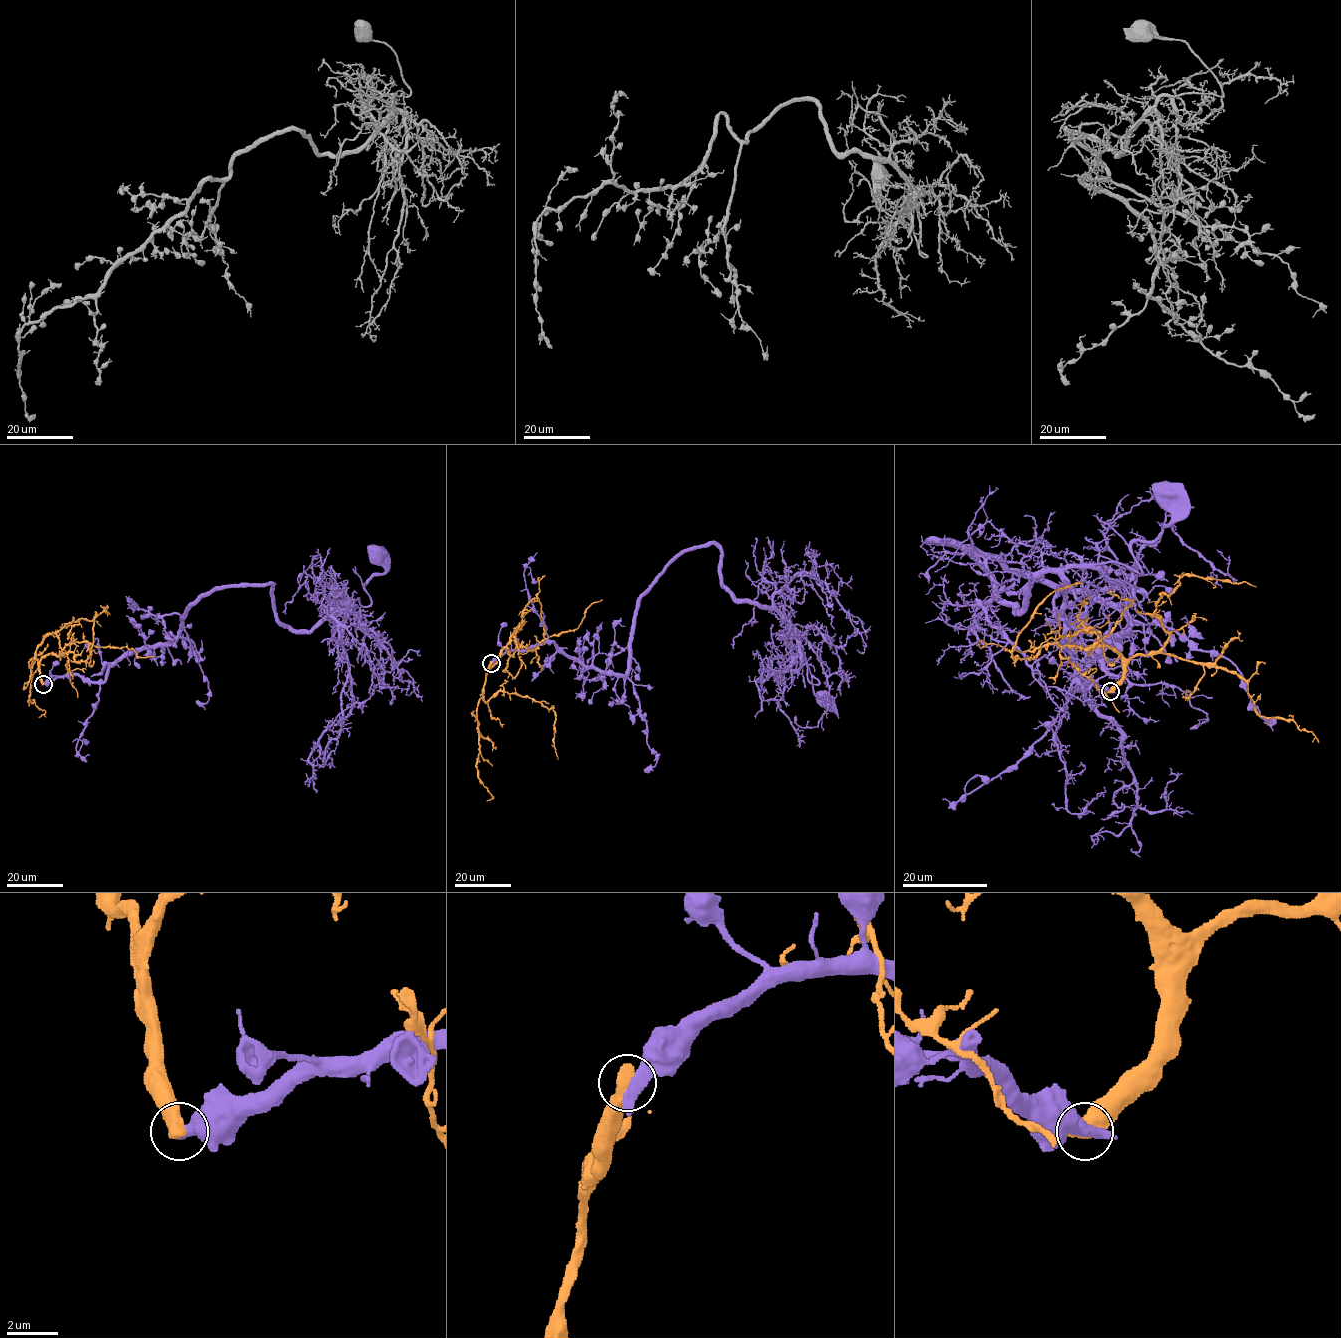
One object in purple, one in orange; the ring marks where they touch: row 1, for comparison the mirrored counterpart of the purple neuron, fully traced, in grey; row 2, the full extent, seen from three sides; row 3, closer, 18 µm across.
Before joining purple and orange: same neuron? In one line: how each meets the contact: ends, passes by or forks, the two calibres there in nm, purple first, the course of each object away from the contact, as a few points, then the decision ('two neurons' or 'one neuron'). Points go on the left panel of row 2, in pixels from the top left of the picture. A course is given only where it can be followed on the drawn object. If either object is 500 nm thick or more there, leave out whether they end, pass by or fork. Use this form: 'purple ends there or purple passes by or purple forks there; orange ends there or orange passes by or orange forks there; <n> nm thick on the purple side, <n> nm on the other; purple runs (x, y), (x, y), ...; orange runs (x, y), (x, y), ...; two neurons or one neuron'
600 nm thick on the purple side, 700 nm on the other; purple runs (43, 684), (103, 681), (225, 586), (273, 585), (275, 616), (311, 630), (338, 604), (370, 604), (375, 553); orange runs (43, 684), (36, 658), (36, 650), (43, 640), (81, 618), (91, 621), (107, 606), (105, 611), (109, 614); two neurons

